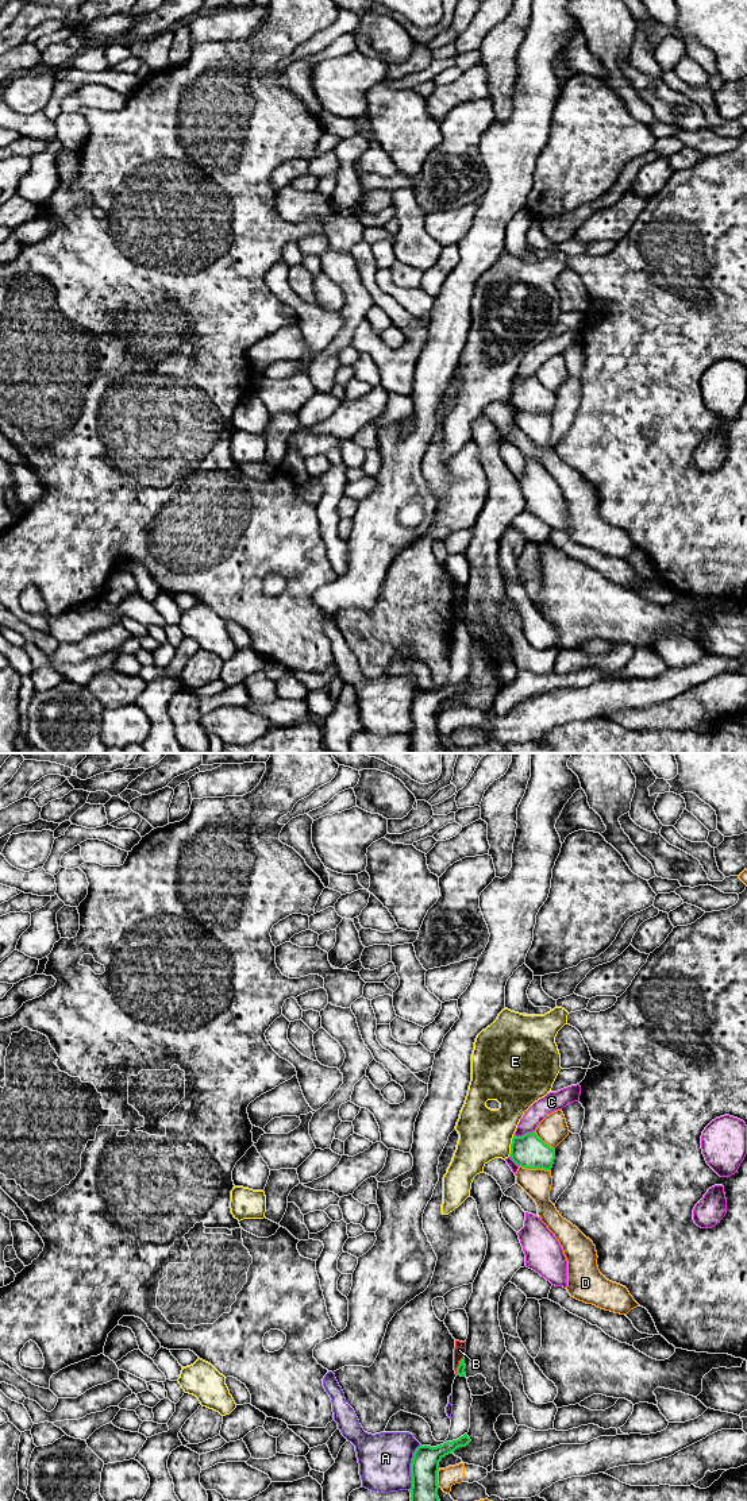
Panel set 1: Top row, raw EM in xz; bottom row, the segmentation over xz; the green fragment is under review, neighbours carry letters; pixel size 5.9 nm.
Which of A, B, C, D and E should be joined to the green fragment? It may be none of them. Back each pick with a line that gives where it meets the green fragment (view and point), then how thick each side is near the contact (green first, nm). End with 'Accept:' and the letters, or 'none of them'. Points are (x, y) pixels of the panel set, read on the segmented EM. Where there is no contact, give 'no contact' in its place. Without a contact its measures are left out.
Accept: none of them

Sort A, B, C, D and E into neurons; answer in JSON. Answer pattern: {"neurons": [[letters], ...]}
{"neurons": [["A"], ["B"], ["C"], ["D"], ["E"]]}

